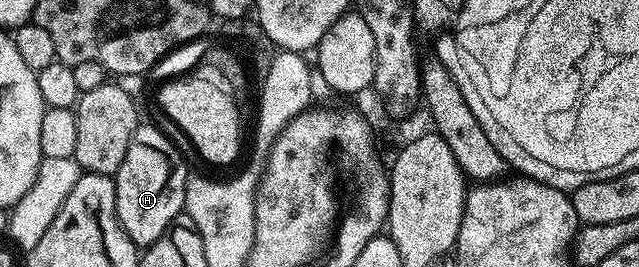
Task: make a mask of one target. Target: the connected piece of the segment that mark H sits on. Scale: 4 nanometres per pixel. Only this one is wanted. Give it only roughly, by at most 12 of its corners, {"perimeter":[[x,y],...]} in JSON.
{"perimeter":[[138,126],[115,176],[117,220],[150,247],[185,210],[186,156]]}

